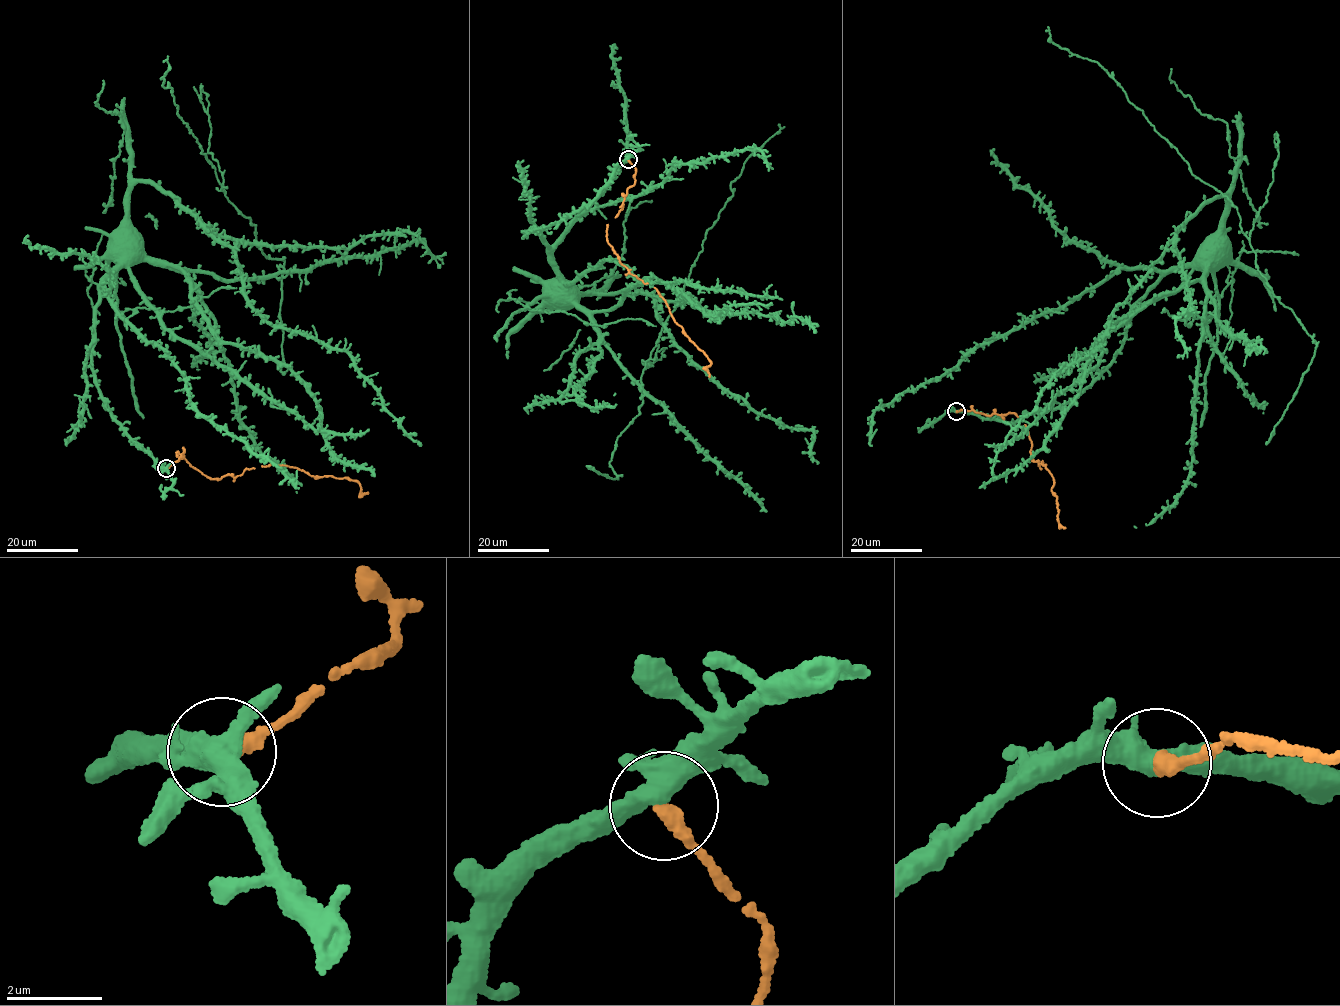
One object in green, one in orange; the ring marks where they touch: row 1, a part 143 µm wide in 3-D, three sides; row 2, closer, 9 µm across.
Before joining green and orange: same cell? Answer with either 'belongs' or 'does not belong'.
does not belong

